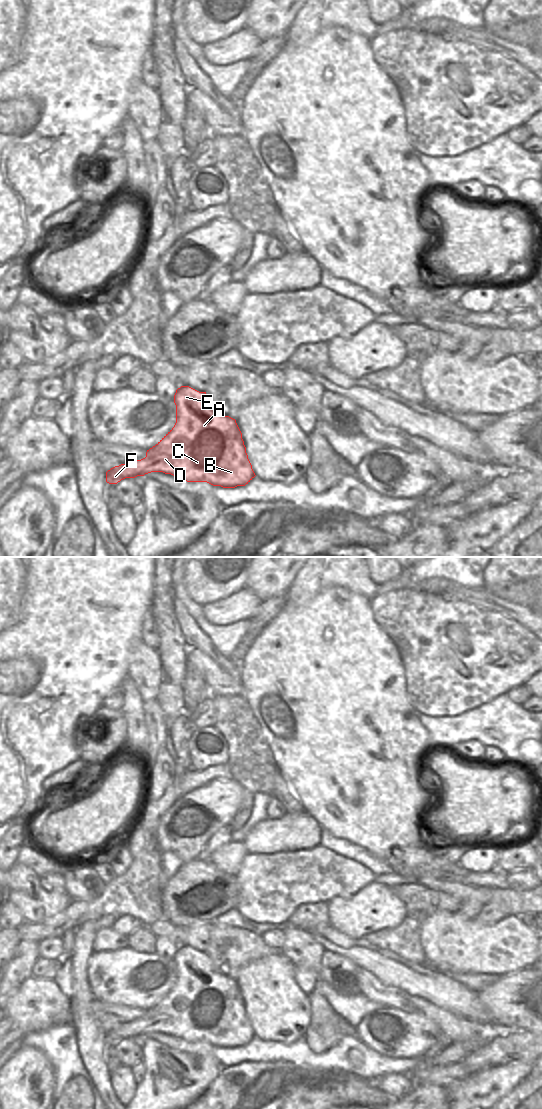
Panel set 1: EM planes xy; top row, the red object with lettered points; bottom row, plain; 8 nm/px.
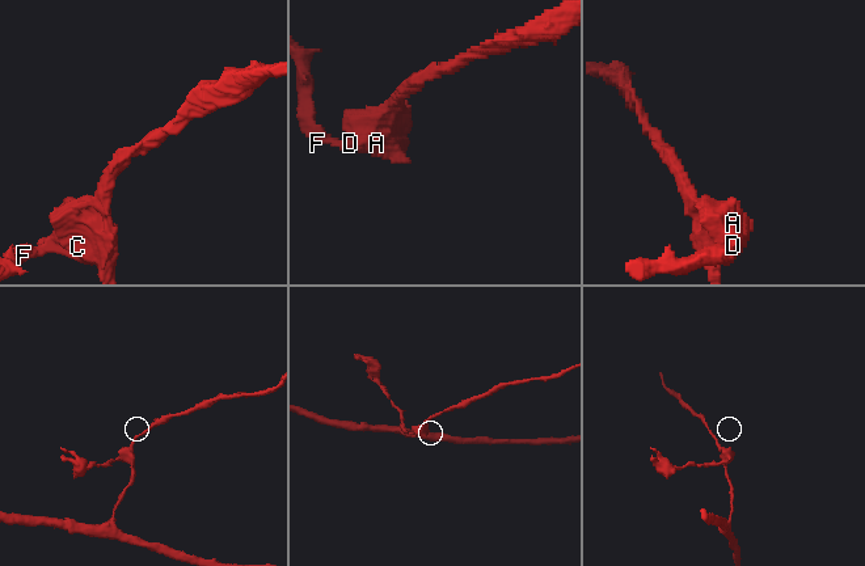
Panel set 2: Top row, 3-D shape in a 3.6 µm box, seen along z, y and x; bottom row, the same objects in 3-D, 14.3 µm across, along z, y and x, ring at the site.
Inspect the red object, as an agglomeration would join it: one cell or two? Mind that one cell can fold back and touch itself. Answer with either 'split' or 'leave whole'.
split

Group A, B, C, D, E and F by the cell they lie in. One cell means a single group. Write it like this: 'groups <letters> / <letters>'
groups A B C D E / F

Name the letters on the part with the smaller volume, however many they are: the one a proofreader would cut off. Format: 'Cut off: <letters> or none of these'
Cut off: F

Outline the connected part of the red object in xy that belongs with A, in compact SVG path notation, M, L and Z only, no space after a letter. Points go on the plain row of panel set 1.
M181 946L176 950L174 963L174 987L155 1006L147 1010L154 1013L148 1033L163 1032L187 1042L207 1042L223 1048L245 1046L256 1036L236 980L221 974L206 952Z

